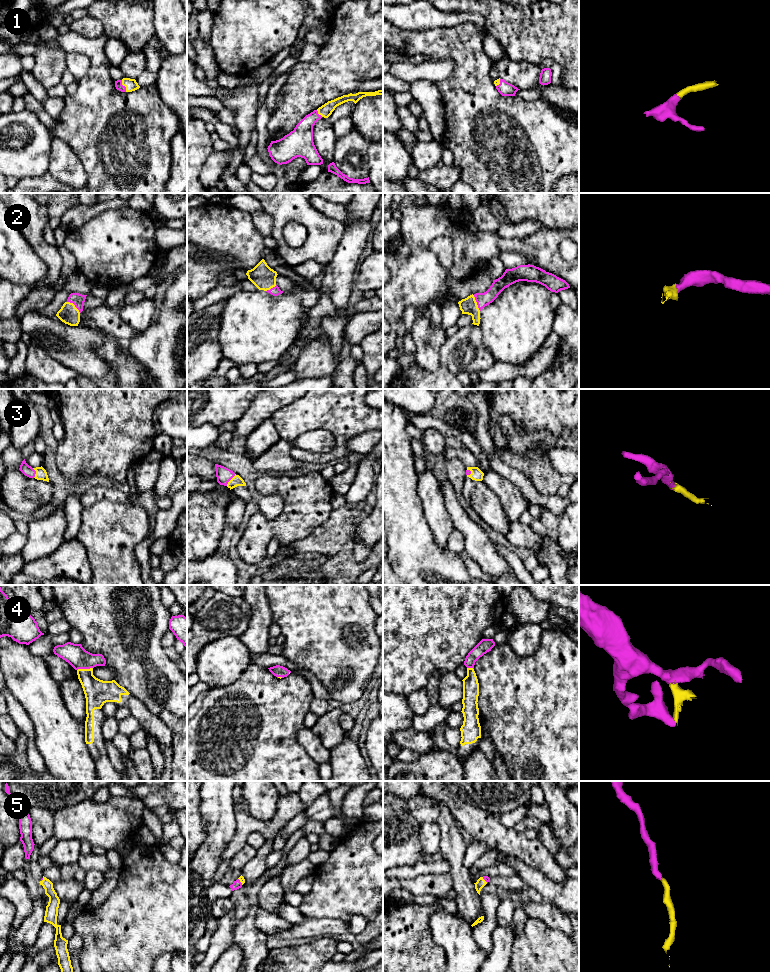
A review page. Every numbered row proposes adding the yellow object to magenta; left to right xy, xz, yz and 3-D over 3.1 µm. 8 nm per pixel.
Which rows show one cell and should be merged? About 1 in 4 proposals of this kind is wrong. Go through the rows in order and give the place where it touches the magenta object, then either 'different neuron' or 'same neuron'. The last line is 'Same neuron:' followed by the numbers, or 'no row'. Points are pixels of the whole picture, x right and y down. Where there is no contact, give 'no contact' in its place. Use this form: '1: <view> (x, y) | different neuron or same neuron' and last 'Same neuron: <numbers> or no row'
1: xy (124, 86) | same neuron
2: yz (477, 303) | same neuron
3: xz (230, 479) | same neuron
4: xy (84, 668) | same neuron
5: xz (239, 881) | same neuron
Same neuron: 1, 2, 3, 4, 5

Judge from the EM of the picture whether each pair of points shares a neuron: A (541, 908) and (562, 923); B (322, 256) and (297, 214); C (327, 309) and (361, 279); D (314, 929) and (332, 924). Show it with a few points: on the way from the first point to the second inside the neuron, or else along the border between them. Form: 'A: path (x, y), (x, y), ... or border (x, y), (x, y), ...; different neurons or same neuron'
A: path (546, 912), (557, 919); same neuron
B: path (321, 245), (321, 234), (308, 221); same neuron
C: border (356, 275), (353, 285); different neurons
D: path (318, 927), (328, 926); same neuron

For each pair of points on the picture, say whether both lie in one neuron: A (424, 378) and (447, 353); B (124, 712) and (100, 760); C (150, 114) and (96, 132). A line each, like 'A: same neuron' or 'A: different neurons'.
A: different neurons
B: different neurons
C: same neuron

